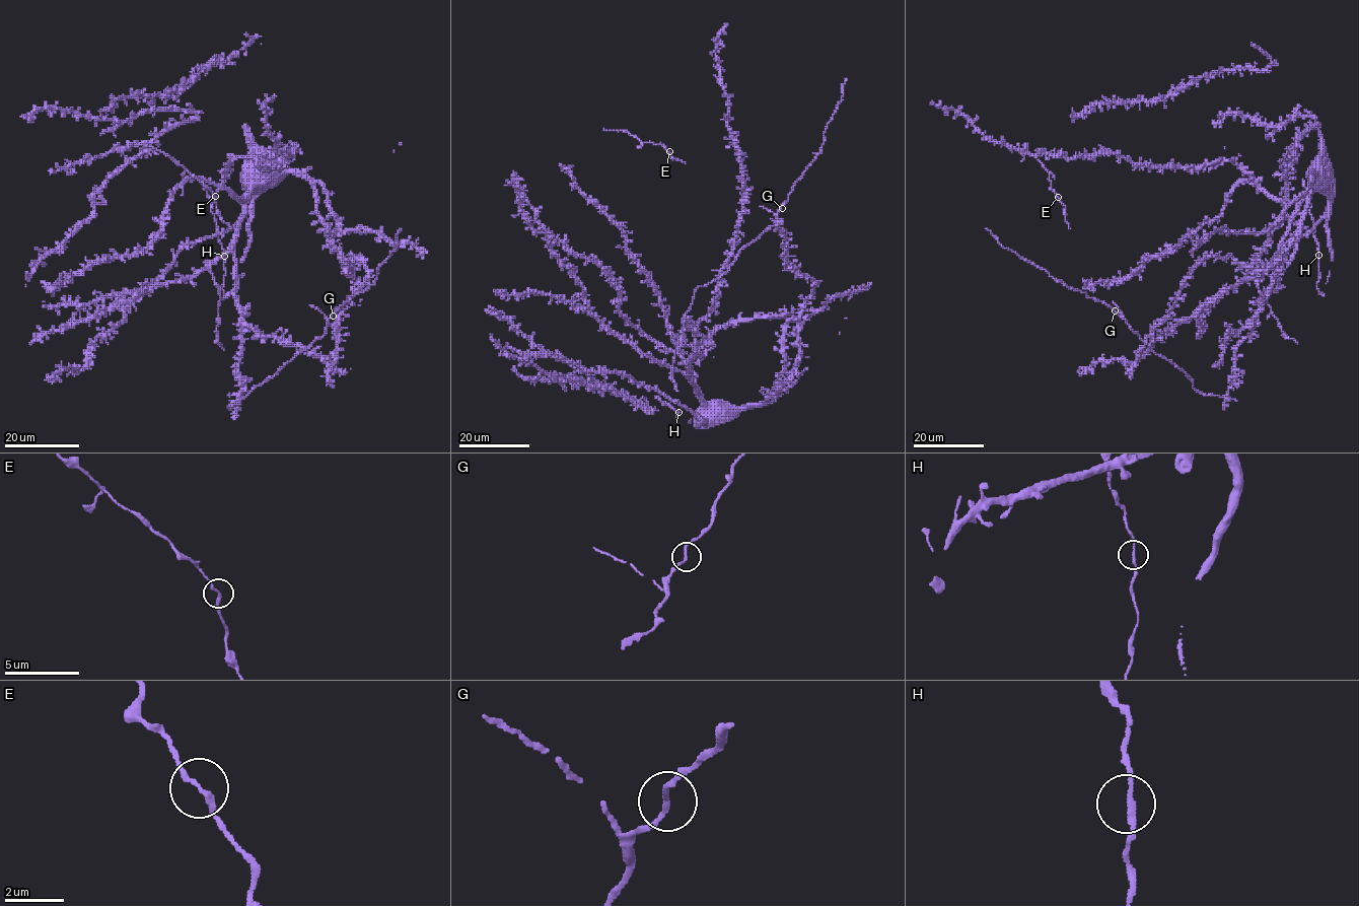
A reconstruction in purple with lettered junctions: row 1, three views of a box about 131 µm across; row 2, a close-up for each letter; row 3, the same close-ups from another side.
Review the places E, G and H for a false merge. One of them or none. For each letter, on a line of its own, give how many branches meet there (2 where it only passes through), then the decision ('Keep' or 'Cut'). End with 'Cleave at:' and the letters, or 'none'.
E: Branches: 2. Keep
G: Branches: 2. Keep
H: Branches: 2. Keep
Cleave at: none

